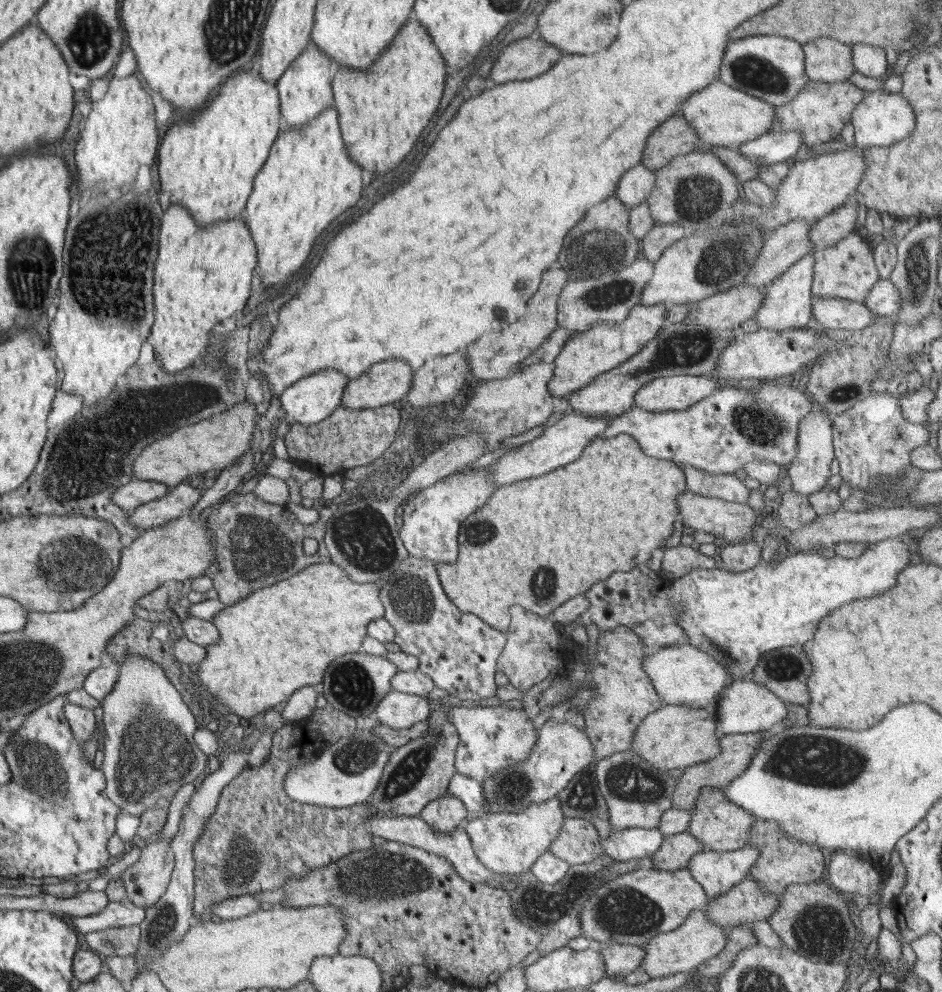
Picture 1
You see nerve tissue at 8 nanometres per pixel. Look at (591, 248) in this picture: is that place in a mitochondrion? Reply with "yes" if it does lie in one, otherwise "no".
yes

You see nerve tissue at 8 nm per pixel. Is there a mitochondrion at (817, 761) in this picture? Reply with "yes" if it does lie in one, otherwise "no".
yes

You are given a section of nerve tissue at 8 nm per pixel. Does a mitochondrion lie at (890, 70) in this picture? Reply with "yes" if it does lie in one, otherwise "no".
no

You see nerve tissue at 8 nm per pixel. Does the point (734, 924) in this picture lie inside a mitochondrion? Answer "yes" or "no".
no

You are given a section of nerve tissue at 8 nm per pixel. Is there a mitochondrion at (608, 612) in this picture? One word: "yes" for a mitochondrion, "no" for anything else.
no

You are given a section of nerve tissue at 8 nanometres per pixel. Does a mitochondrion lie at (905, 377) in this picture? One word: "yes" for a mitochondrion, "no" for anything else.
no

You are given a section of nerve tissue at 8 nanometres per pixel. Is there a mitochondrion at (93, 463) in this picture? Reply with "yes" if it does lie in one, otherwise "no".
yes

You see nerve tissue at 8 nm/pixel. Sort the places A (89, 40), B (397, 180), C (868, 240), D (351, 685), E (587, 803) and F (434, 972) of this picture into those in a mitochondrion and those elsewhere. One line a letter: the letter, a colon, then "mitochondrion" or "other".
A: mitochondrion
B: other
C: other
D: mitochondrion
E: mitochondrion
F: other

